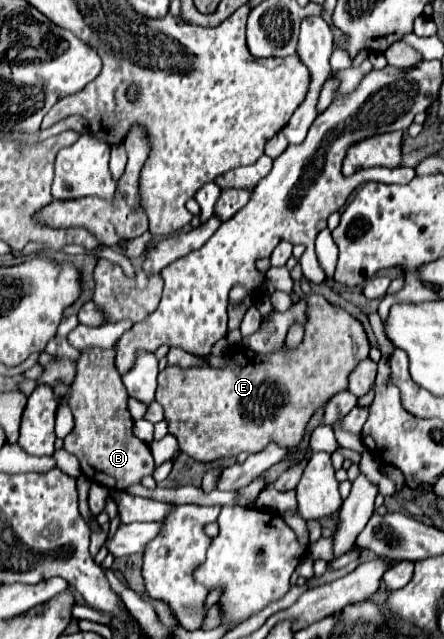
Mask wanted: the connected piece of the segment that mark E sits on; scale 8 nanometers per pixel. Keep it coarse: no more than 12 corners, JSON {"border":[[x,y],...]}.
{"border":[[308,296],[298,348],[168,366],[156,402],[200,462],[292,448],[368,356]]}

